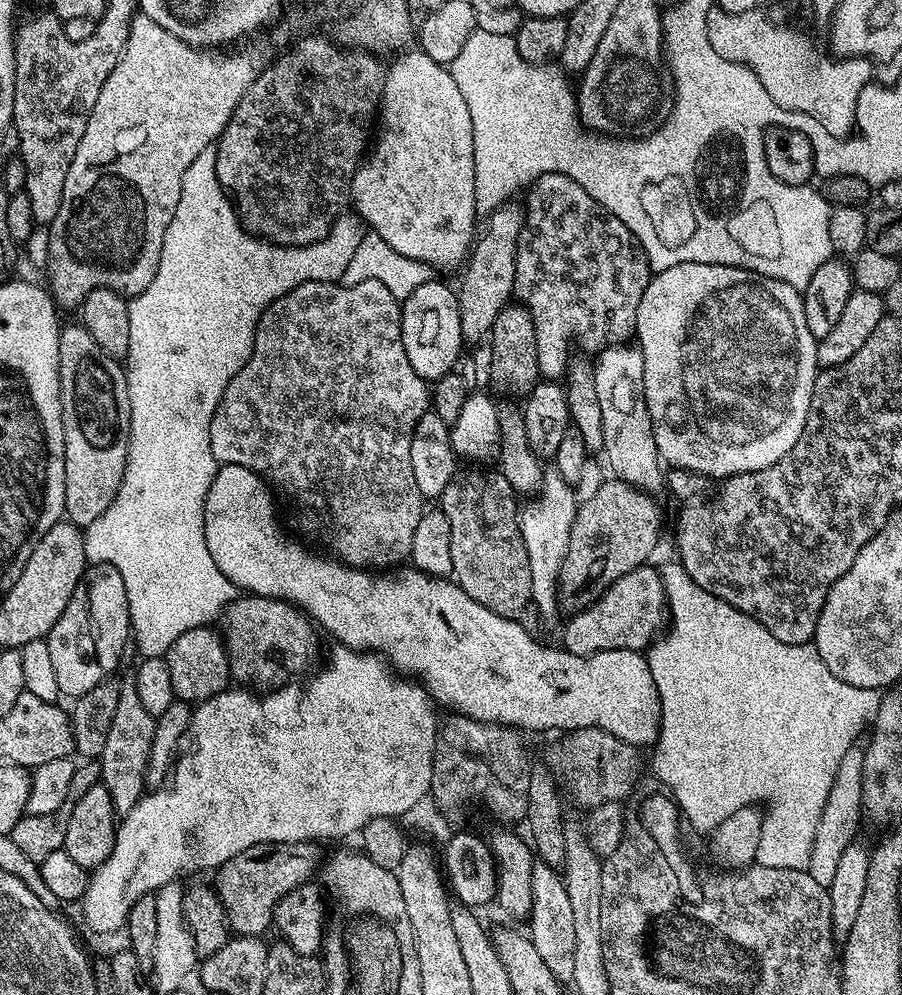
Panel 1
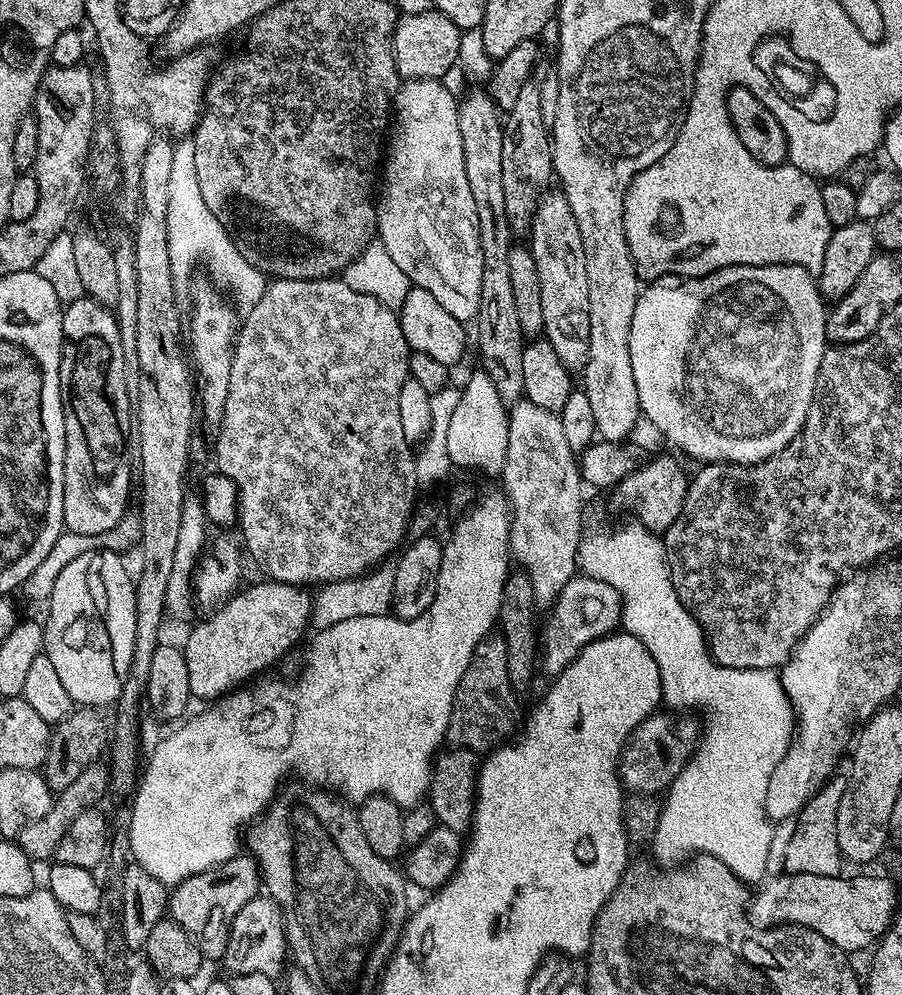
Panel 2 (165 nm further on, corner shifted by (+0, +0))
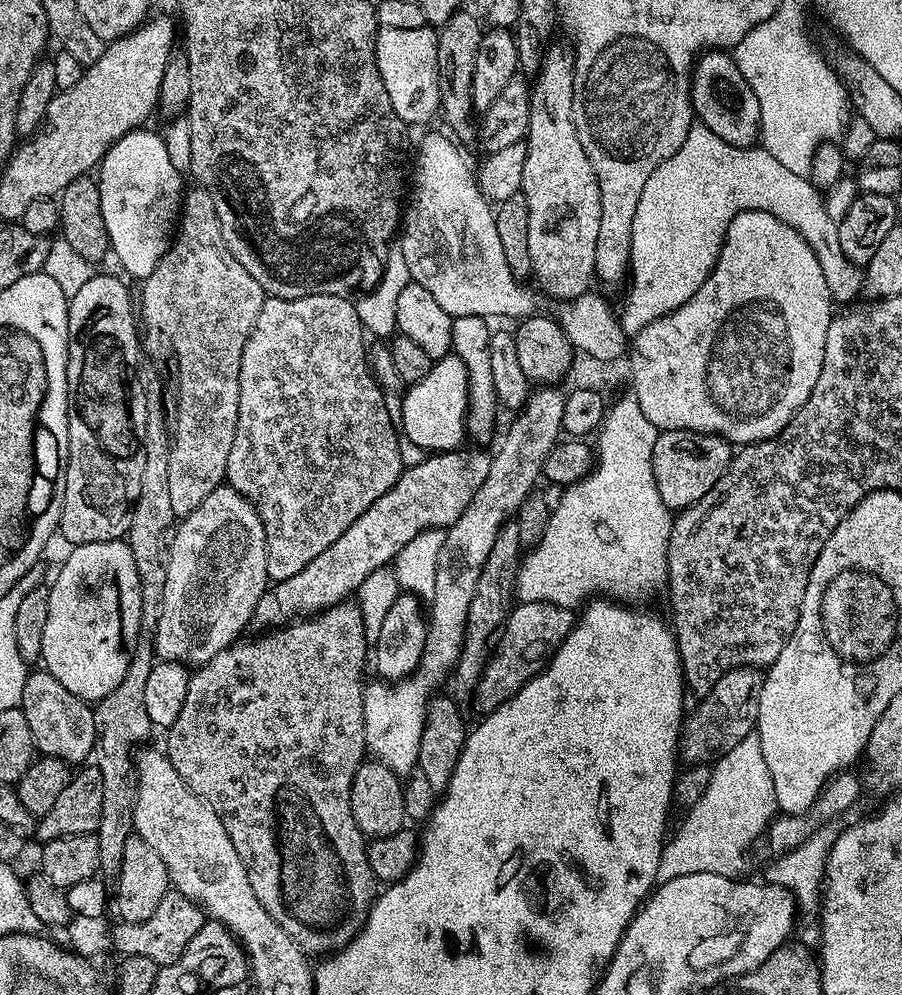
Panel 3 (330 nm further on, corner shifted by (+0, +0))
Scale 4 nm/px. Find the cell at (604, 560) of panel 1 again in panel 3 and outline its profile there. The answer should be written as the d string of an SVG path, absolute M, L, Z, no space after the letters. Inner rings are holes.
M690 430L661 431L654 442L654 482L662 502L673 510L689 508L702 494L706 494L722 478L734 455L733 445L709 432Z

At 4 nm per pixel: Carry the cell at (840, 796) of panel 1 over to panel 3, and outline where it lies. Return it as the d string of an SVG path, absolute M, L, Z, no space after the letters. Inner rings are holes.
M829 822L820 825L812 832L810 838L802 842L797 848L779 855L766 870L765 881L770 884L785 888L796 897L799 913L794 929L795 937L801 943L809 943L819 933L820 905L822 903L822 888L824 882L825 863L829 858L829 852L837 840L840 828L837 823ZM812 939L812 940L811 940Z

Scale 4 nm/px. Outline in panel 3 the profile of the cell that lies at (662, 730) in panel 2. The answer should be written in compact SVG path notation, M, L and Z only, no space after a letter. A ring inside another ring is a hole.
M735 668L722 674L722 678L714 682L710 694L699 697L697 704L700 705L685 715L680 729L679 759L686 760L684 762L689 765L711 765L734 750L738 742L753 735L758 718L758 698L762 694L763 685L764 672L759 668Z

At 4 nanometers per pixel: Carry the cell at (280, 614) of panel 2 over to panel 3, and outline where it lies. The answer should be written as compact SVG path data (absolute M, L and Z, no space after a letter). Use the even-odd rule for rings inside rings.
M480 446L461 447L455 452L437 452L425 455L424 460L405 467L398 482L358 522L352 523L338 542L326 546L314 562L310 562L298 574L285 580L275 581L274 586L258 598L258 606L252 615L252 624L260 630L282 628L293 620L315 616L335 604L349 599L351 594L359 593L362 582L374 574L374 570L389 567L396 555L406 546L406 542L414 542L418 534L431 528L446 530L462 513L466 506L474 502L474 494L486 482L490 474L491 455Z

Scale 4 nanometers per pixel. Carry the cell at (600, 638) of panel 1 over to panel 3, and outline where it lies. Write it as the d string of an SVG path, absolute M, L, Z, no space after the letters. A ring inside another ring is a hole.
M520 602L508 614L508 619L498 633L486 666L470 697L470 703L480 714L493 712L502 702L514 698L526 682L530 682L547 666L552 656L570 634L574 623L573 609L550 602Z

